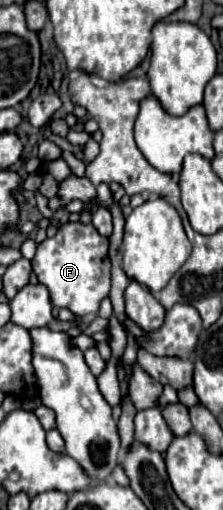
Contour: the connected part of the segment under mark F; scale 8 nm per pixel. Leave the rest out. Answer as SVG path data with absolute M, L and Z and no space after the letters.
M67 222L59 228L53 238L45 238L31 260L33 272L39 282L49 288L51 302L57 308L67 308L75 316L97 314L101 300L111 290L111 260L109 260L109 238L97 234L91 224Z

